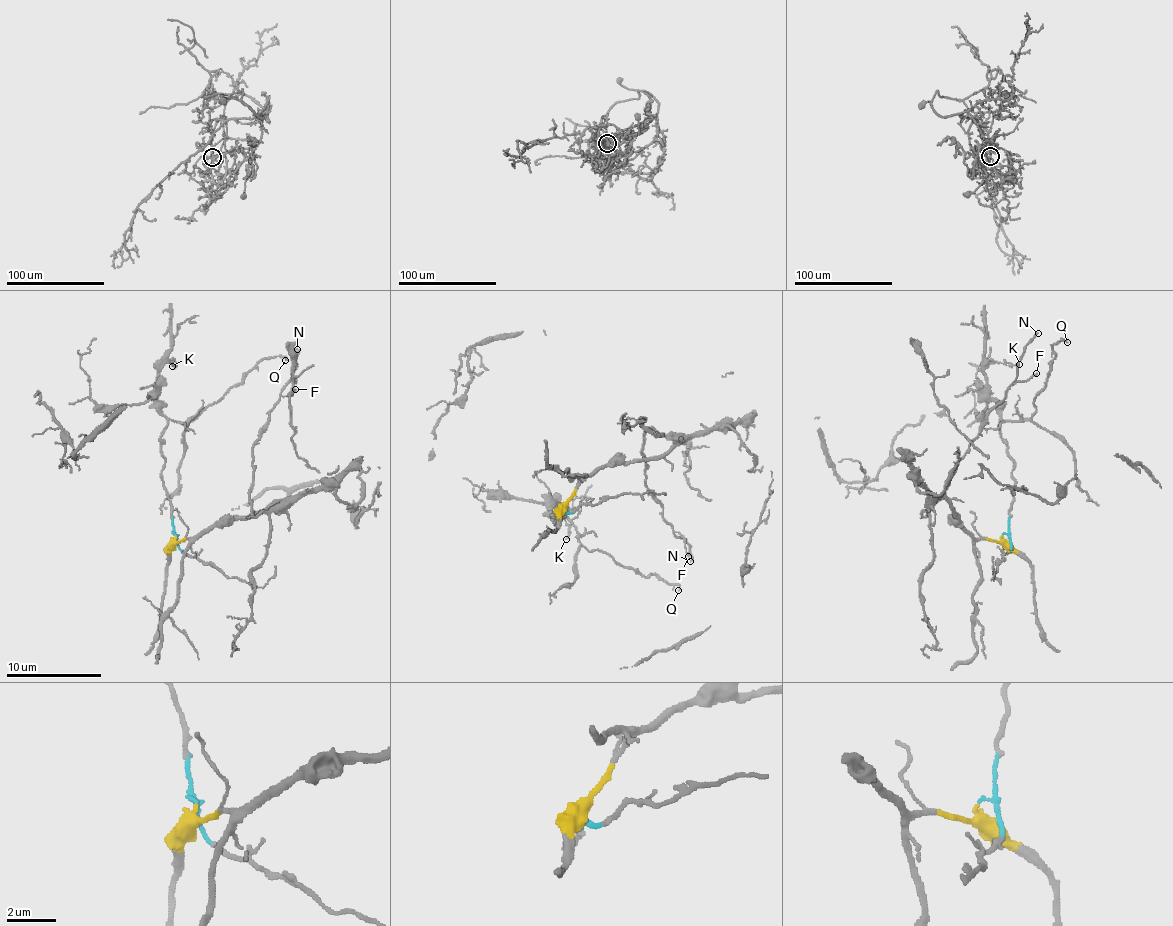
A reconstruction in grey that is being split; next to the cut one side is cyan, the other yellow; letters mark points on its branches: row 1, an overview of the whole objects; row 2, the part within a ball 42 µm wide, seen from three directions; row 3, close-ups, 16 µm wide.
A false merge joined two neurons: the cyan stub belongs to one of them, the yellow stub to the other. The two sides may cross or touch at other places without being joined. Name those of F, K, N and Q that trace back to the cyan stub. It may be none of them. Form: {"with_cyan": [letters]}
{"with_cyan": ["K", "Q"]}

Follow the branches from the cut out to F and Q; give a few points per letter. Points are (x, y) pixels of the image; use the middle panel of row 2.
F: (566, 504), (585, 478), (604, 467), (659, 459), (673, 445), (649, 428), (646, 487), (688, 557)
Q: (566, 504), (553, 522), (557, 513), (564, 516), (583, 547), (679, 591)

